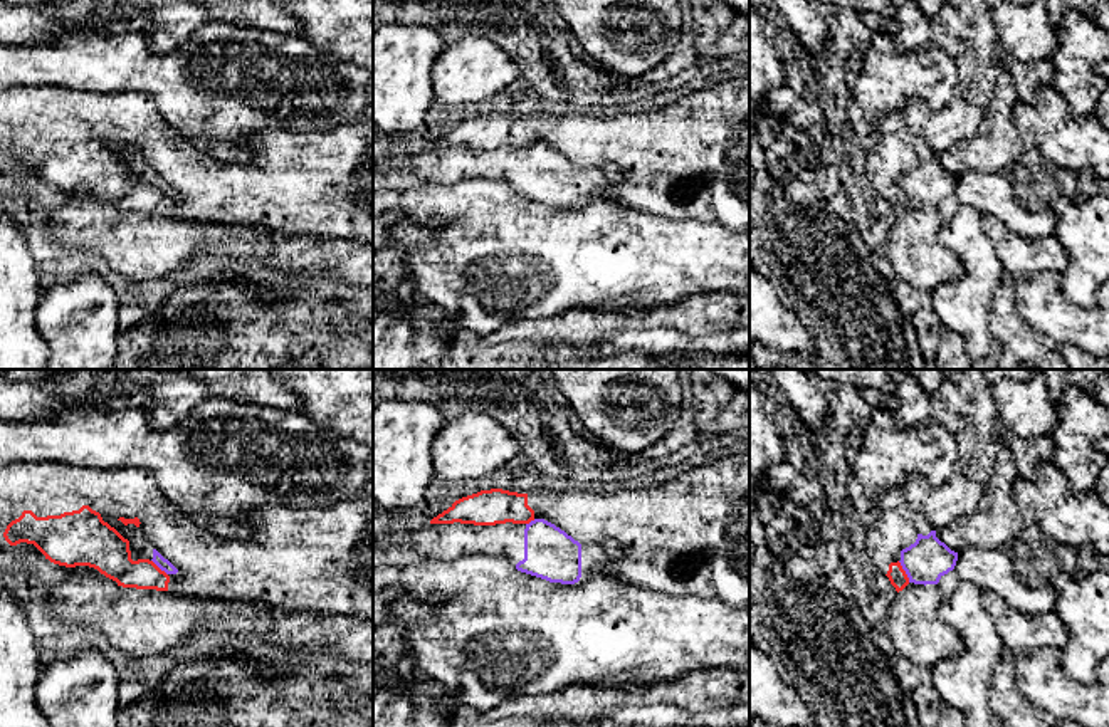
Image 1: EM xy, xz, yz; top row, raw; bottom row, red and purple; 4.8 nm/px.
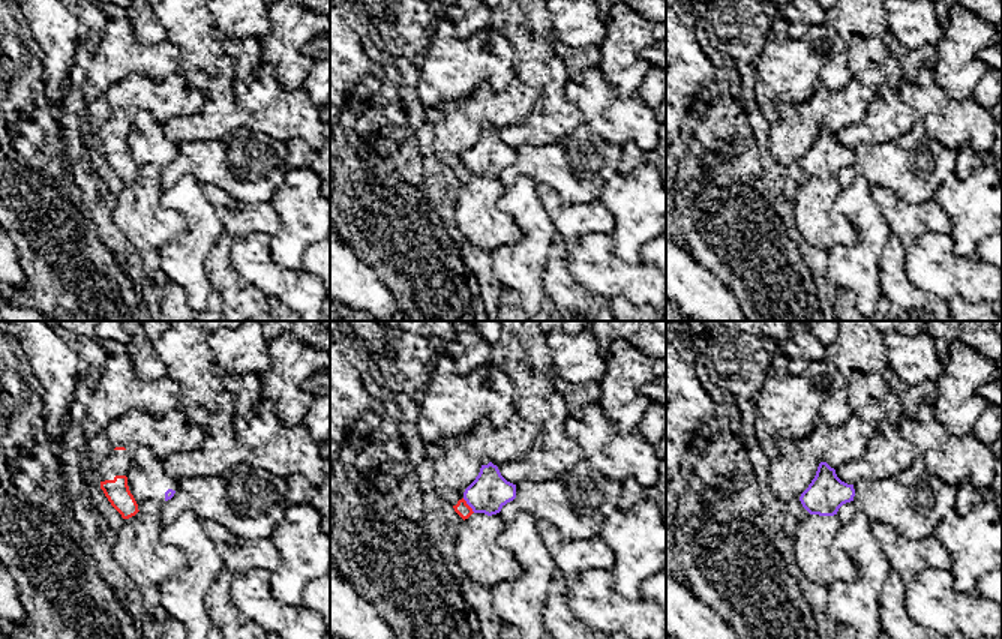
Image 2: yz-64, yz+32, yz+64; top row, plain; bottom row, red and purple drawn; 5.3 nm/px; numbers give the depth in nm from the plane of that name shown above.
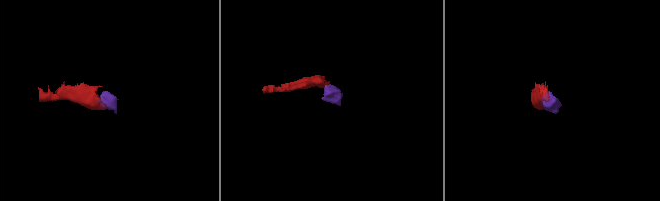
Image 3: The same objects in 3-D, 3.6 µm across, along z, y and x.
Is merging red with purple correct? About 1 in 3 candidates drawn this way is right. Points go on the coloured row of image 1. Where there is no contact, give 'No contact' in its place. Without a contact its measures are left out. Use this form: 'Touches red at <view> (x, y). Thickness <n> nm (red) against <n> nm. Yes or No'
Touches red at yz (904, 571). Thickness 90 nm (red) against 200 nm. No

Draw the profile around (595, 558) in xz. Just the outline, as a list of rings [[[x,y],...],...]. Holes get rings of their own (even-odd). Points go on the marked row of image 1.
[[[534,519],[529,524],[428,524],[412,532],[373,534],[373,567],[376,566],[407,566],[422,559],[454,561],[470,554],[504,556],[518,571],[546,579],[549,583],[575,584],[581,578],[598,574],[612,581],[625,583],[608,569],[623,551],[618,541],[581,546],[565,531],[544,519]]]

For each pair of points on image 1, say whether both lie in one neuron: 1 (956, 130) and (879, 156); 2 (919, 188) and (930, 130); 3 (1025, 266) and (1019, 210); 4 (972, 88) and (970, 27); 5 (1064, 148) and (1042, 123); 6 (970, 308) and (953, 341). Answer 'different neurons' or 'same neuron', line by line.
1: same neuron
2: different neurons
3: different neurons
4: same neuron
5: same neuron
6: different neurons

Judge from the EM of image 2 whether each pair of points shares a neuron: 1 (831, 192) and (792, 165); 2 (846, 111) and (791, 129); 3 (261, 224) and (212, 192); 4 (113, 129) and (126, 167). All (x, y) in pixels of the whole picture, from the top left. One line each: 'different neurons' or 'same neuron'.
1: different neurons
2: same neuron
3: same neuron
4: same neuron

